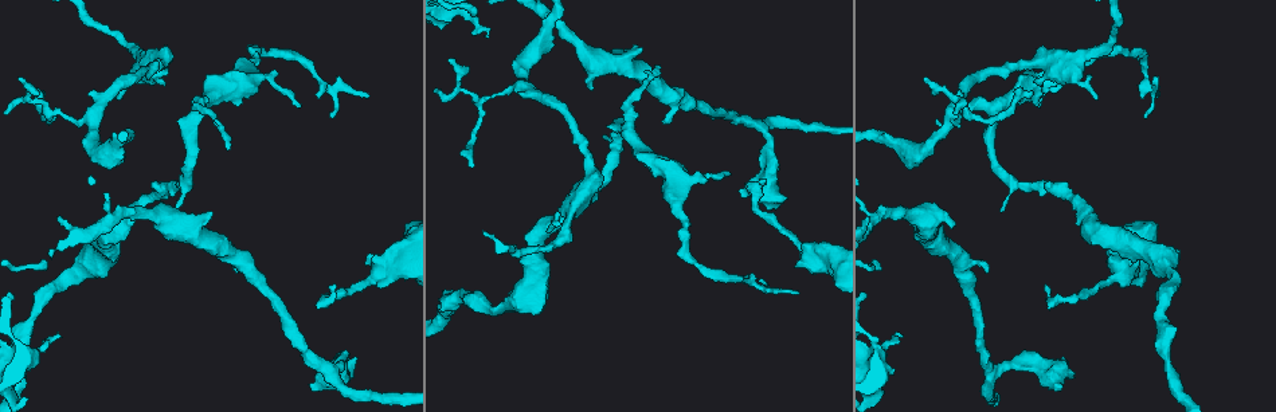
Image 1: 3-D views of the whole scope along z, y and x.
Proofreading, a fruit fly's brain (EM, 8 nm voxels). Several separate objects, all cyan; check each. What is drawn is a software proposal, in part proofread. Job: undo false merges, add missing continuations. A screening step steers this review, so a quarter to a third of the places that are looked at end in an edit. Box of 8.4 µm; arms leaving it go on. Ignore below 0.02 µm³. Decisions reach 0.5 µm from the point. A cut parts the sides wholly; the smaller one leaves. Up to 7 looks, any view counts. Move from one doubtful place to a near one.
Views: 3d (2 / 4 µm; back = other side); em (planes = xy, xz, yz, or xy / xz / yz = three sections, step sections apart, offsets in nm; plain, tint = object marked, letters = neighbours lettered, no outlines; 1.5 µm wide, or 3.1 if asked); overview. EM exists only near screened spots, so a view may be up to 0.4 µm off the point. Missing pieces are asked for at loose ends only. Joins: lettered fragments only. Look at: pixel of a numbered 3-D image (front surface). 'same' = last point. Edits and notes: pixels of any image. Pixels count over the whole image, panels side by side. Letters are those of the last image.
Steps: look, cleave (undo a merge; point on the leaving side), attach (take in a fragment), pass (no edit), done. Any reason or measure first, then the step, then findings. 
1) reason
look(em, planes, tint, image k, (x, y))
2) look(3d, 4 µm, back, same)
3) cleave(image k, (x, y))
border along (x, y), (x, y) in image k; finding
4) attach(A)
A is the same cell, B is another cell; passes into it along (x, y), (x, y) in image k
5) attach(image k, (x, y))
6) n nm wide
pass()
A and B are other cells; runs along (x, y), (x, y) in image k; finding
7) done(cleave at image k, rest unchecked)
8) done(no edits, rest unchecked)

an open end
look(em, xz, step 8, letters, image 1, (229, 149))

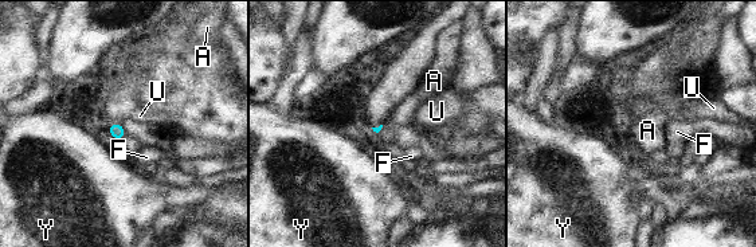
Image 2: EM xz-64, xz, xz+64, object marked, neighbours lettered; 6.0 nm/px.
another direction
look(em, planes, letters, same)

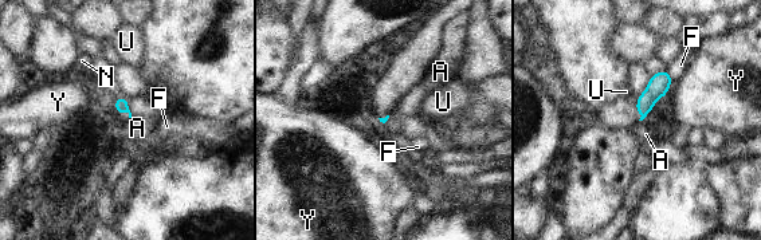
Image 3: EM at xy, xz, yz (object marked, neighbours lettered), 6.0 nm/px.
F touches over 80 nm
pass()
A, F, N, U and Y are other cells; border along (644, 117), (639, 121) in image 3; no lettered fragment goes on from it

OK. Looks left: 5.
an open end
look(3d, 4 µm, image 1, (310, 386))

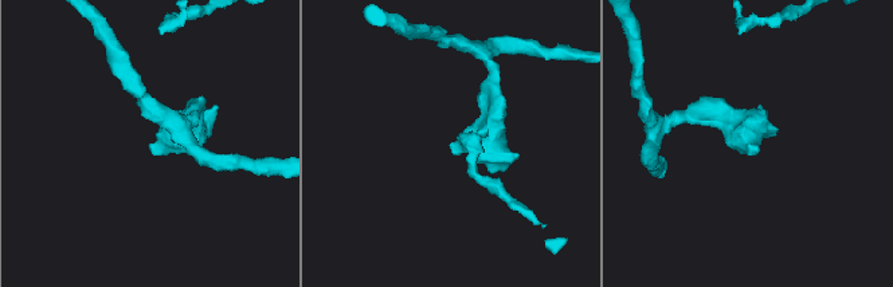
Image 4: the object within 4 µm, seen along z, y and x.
look(em, planes, letters, image 4, (752, 151))

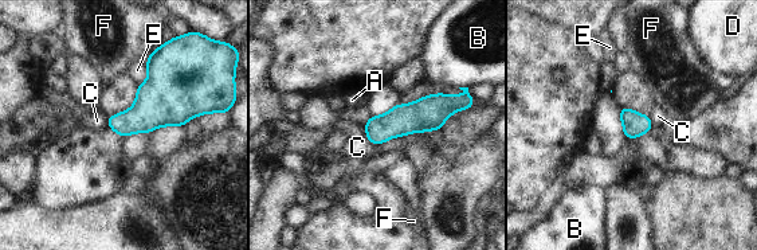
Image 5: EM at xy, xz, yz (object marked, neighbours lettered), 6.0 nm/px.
140 nm wide; E touches over 160 nm
pass()
A, B, C, D, E and F are other cells; no lettered fragment goes on from it

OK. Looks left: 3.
free end
look(em, planes, letters, image 1, (331, 117))

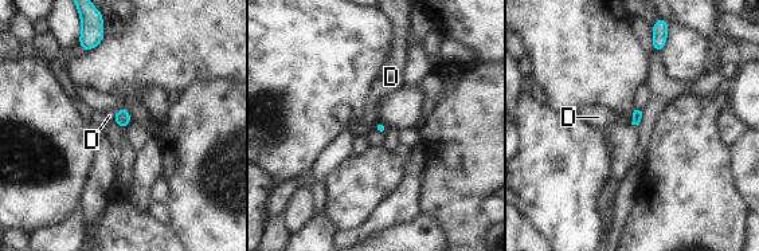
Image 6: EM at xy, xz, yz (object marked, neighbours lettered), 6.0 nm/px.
pass()
D is another cell; border along (633, 114), (630, 124) in image 6; none of them fits

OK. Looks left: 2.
done(no edits, rest unchecked)

